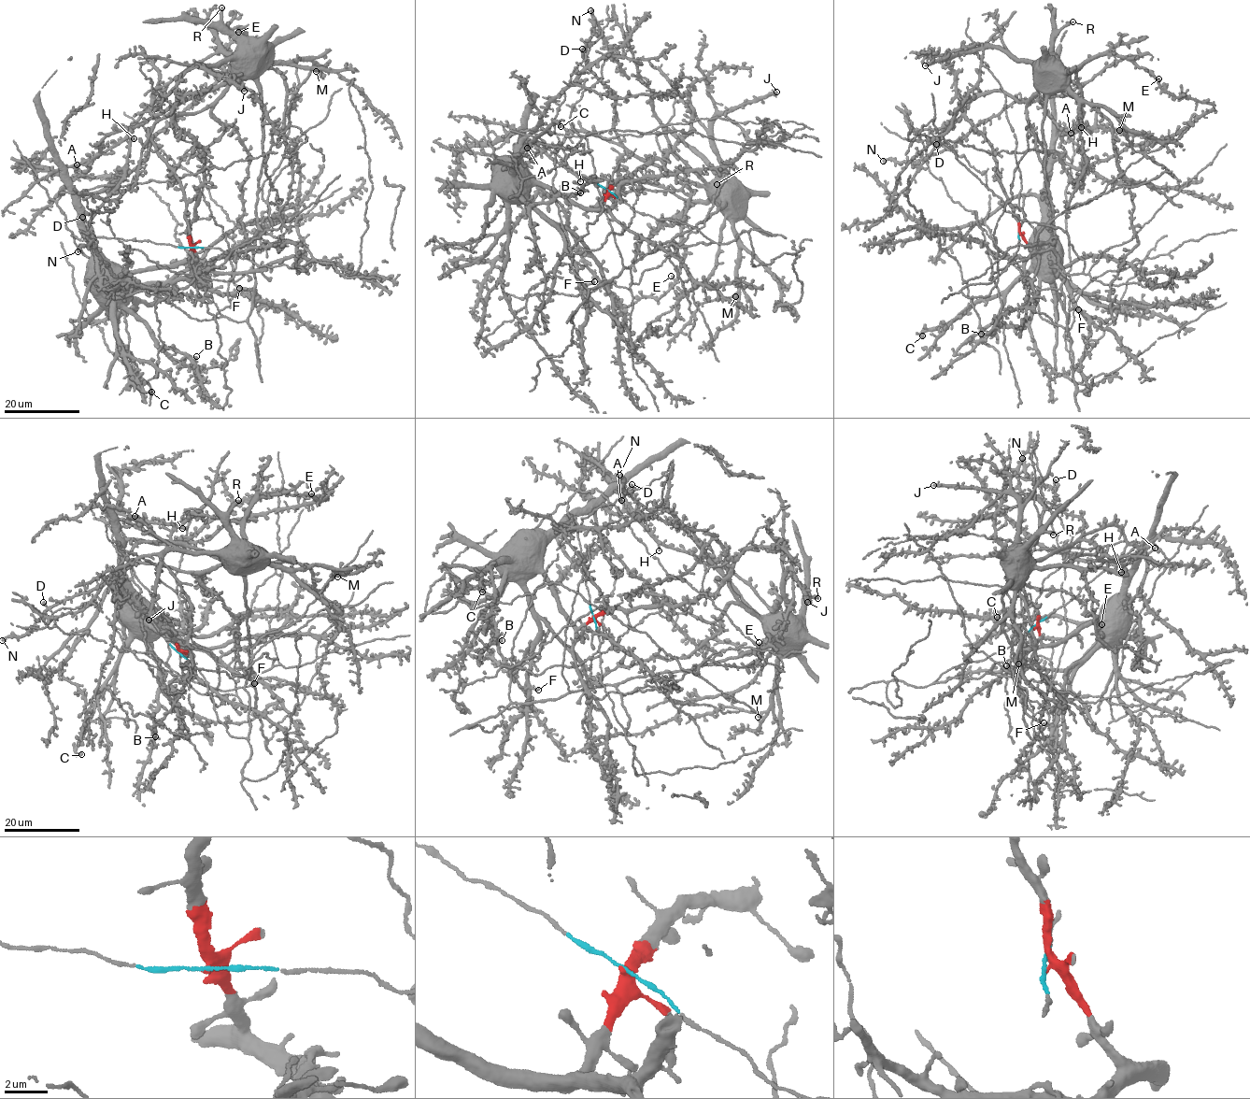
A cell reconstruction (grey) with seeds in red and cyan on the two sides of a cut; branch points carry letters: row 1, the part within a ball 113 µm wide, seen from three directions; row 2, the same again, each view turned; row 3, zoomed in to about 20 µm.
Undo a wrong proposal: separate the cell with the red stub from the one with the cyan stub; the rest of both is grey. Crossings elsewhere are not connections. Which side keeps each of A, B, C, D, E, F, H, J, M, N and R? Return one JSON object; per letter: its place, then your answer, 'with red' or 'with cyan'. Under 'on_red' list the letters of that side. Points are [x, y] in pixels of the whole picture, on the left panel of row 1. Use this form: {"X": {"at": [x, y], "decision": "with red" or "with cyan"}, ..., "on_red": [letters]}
{"A": {"at": [77, 164], "decision": "with cyan"}, "B": {"at": [196, 356], "decision": "with red"}, "C": {"at": [151, 392], "decision": "with red"}, "D": {"at": [82, 217], "decision": "with cyan"}, "E": {"at": [238, 32], "decision": "with cyan"}, "F": {"at": [239, 288], "decision": "with red"}, "H": {"at": [134, 138], "decision": "with cyan"}, "J": {"at": [244, 91], "decision": "with cyan"}, "M": {"at": [316, 71], "decision": "with cyan"}, "N": {"at": [78, 251], "decision": "with cyan"}, "R": {"at": [221, 7], "decision": "with cyan"}, "on_red": ["B", "C", "F"]}

